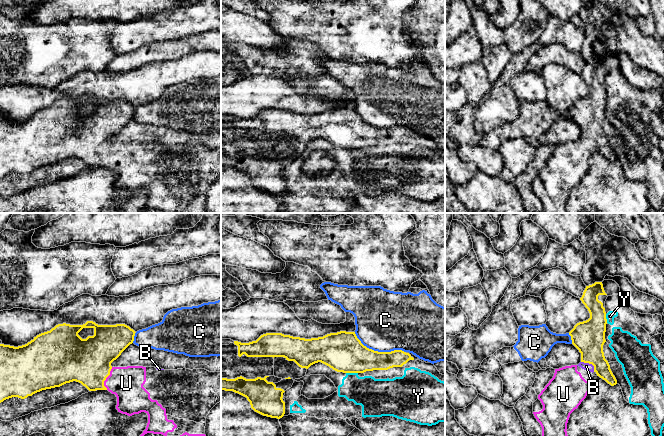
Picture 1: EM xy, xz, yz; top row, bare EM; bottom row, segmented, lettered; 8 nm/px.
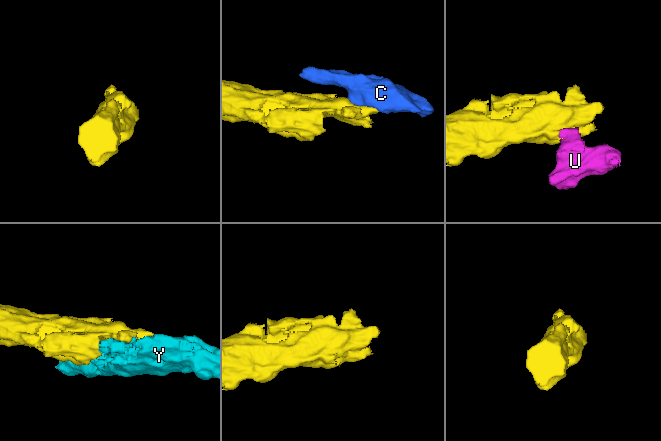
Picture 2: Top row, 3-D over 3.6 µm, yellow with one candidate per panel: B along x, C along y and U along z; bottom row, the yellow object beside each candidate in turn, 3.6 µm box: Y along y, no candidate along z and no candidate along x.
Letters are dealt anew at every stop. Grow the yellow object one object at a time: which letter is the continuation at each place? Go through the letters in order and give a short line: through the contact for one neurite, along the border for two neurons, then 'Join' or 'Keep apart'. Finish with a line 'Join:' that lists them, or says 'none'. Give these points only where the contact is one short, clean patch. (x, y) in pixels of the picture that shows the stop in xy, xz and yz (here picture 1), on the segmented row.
B: Join
C: Keep apart
U: Join
Y: Keep apart
Join: B, U

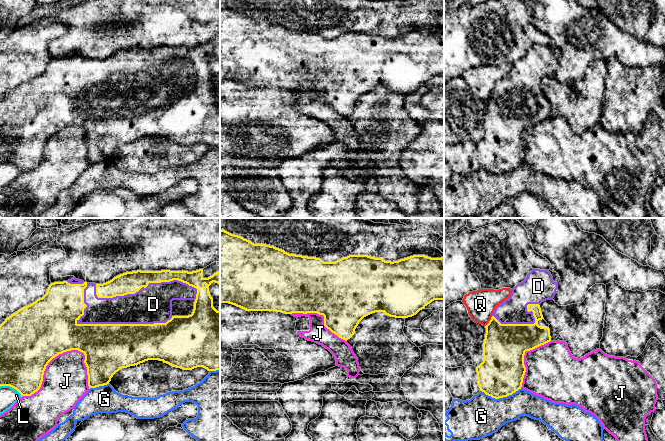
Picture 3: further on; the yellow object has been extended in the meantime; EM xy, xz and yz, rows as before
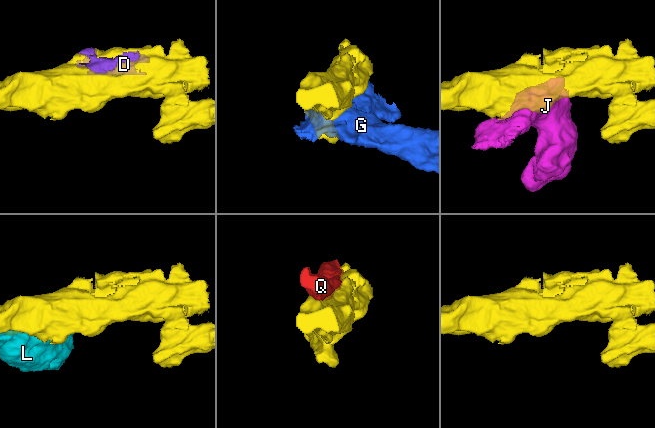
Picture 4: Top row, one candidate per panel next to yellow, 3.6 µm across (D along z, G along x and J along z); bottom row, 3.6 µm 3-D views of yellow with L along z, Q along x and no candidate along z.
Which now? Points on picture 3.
D: Join
G: Keep apart
J: Keep apart
L: Keep apart
Q: Keep apart
Join: D

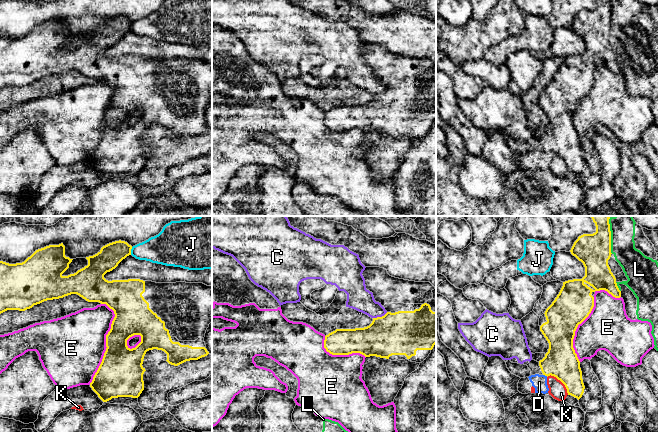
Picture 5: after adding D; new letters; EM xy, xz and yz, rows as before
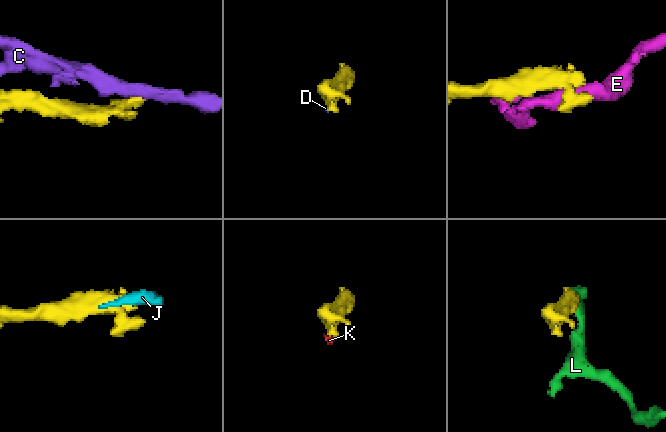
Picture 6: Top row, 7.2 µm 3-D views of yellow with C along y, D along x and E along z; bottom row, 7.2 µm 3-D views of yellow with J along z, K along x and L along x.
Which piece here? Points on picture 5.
C: Keep apart
D: Line: yz (543, 374), (547, 376). Keep apart
E: Keep apart
J: Keep apart
K: Line: yz (547, 376), (555, 376), (564, 385), (568, 394). Keep apart
L: Keep apart
Join: none

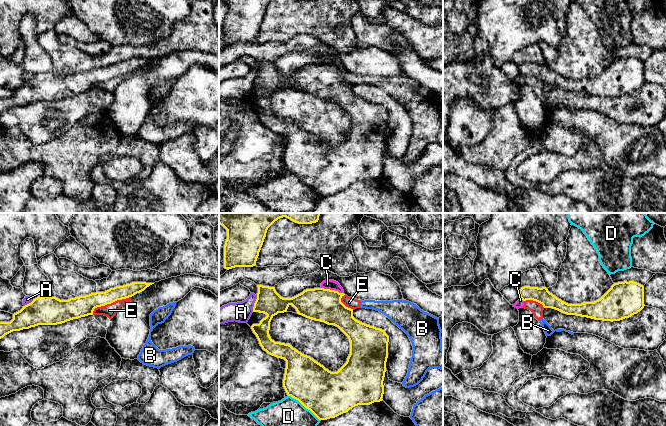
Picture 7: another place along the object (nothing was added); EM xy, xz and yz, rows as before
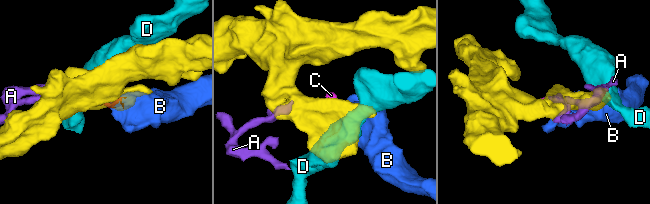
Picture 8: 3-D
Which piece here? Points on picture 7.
A: Keep apart
B: Keep apart
C: Line: xz (321, 287), (343, 293). Keep apart
D: Line: xz (288, 395), (297, 399), (319, 420). Keep apart
E: Line: xy (130, 296), (97, 306), (92, 314). Keep apart
Join: none

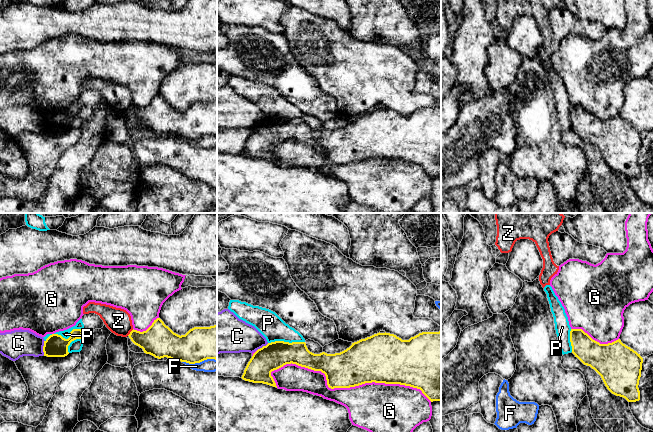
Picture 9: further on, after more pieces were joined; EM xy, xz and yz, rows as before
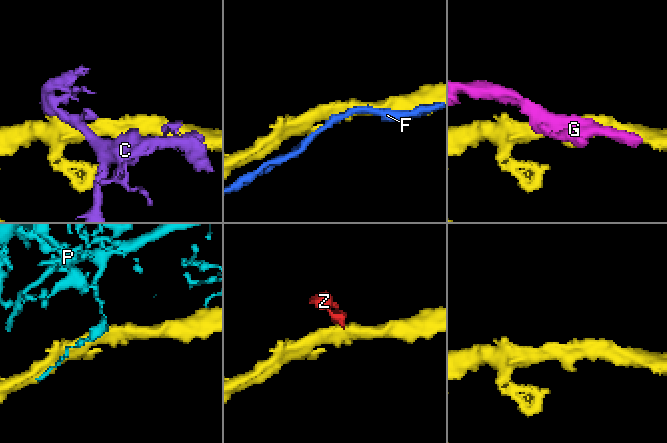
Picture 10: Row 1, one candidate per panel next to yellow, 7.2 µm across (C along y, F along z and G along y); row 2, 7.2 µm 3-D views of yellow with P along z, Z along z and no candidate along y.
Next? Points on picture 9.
C: Keep apart
F: Keep apart
G: Keep apart
P: Line: xz (304, 341), (271, 341), (268, 343). Keep apart
Z: Line: xy (133, 329), (127, 335). Keep apart
Join: none

